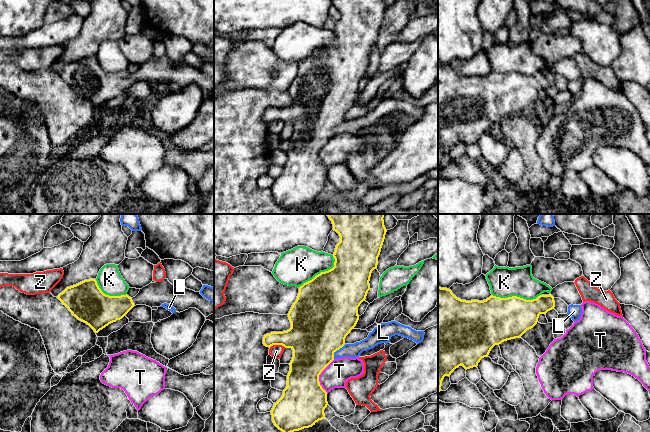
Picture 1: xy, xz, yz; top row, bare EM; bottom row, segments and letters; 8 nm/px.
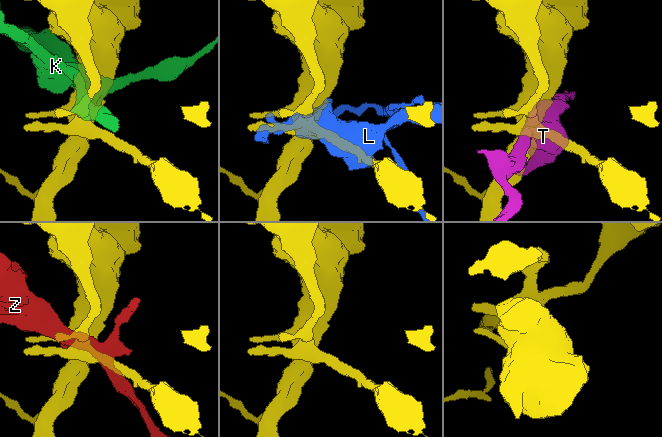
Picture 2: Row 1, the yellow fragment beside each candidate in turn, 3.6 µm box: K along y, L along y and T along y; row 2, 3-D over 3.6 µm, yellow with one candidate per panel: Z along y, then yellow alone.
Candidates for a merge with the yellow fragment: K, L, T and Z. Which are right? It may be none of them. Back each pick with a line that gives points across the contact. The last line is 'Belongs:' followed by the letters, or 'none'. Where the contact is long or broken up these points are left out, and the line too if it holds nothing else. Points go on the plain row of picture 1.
Belongs: none

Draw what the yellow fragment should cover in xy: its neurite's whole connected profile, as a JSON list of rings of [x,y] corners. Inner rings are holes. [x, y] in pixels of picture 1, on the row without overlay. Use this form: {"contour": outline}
{"contour": [[[166,54],[143,63],[133,74],[127,70],[106,71],[95,55],[67,63],[57,74],[73,92],[89,101],[95,109],[122,95],[136,81],[152,84],[167,79],[179,89],[189,84],[198,85],[205,93],[214,89],[214,77],[204,74],[200,68],[187,65],[182,59],[174,62]]]}

